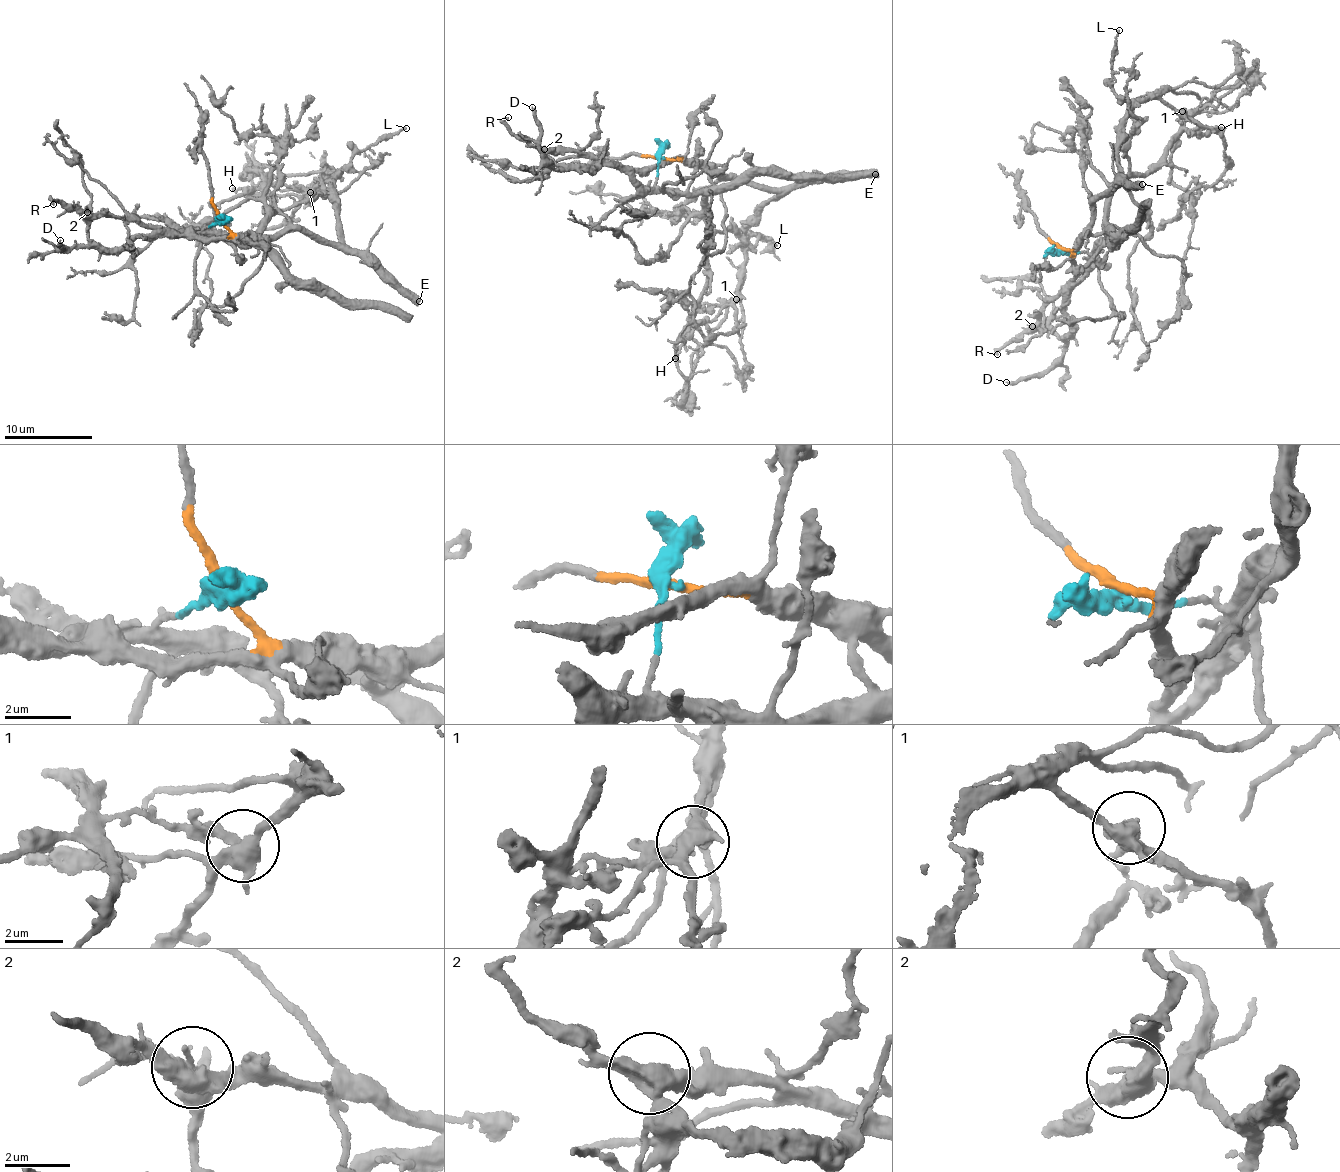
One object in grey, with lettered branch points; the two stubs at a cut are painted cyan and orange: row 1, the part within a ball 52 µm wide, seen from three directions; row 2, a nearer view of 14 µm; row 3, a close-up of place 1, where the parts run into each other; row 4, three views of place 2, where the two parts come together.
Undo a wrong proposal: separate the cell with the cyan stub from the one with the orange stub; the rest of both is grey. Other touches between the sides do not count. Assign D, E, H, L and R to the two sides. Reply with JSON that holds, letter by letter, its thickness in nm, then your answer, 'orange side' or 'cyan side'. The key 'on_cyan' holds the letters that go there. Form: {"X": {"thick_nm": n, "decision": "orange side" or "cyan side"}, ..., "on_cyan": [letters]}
{"D": {"thick_nm": 240, "decision": "cyan side"}, "E": {"thick_nm": 550, "decision": "orange side"}, "H": {"thick_nm": 140, "decision": "orange side"}, "L": {"thick_nm": 130, "decision": "orange side"}, "R": {"thick_nm": 200, "decision": "orange side"}, "on_cyan": ["D"]}

